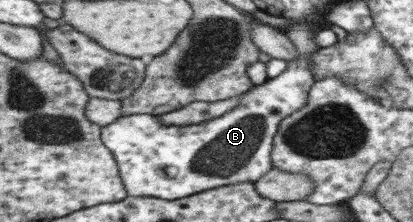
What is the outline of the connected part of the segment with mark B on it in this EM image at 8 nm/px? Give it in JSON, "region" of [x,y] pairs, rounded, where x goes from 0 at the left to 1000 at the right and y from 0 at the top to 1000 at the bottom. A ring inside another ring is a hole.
{"region":[[[755,86],[697,90],[697,131],[688,149],[726,230],[726,266],[702,275],[692,320],[676,342],[649,351],[634,383],[596,410],[586,423],[584,473],[579,464],[562,500],[523,536],[470,568],[397,568],[385,518],[334,514],[293,523],[264,554],[266,563],[257,563],[245,590],[245,626],[283,703],[283,734],[312,883],[426,901],[455,892],[489,860],[518,856],[521,842],[596,815],[620,824],[637,788],[649,784],[661,752],[661,631],[678,586],[680,550],[741,473],[751,392],[763,369],[753,270],[775,216],[768,171],[775,140],[777,113],[768,117]]]}

